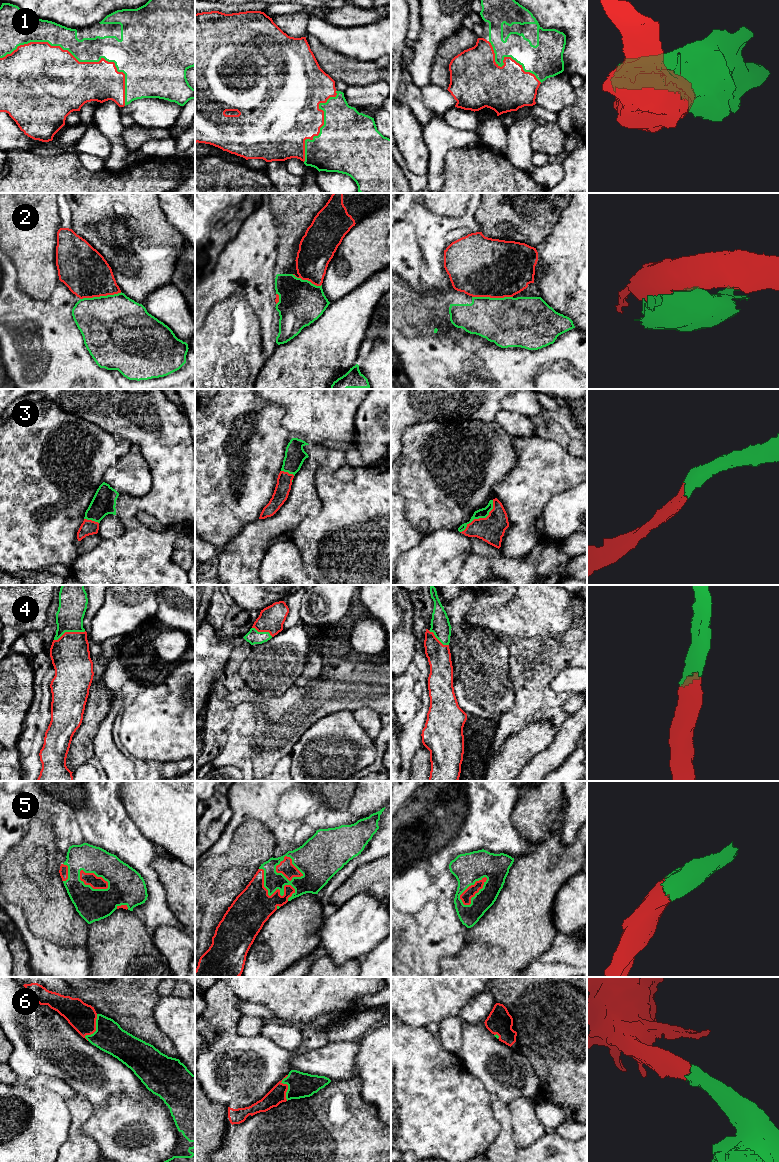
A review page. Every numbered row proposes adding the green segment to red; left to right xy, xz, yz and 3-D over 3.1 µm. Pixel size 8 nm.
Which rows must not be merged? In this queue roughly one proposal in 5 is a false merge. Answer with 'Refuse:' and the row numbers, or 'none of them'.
Refuse: 2

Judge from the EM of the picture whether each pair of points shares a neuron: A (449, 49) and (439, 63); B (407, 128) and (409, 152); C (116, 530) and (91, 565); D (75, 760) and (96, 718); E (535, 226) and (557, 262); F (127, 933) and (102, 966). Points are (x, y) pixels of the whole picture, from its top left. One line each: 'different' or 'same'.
A: same
B: same
C: different
D: same
E: different
F: same

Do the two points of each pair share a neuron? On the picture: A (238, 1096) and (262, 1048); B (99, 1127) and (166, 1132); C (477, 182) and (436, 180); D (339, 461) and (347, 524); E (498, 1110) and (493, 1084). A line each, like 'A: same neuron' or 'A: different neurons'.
A: same neuron
B: same neuron
C: different neurons
D: same neuron
E: different neurons

